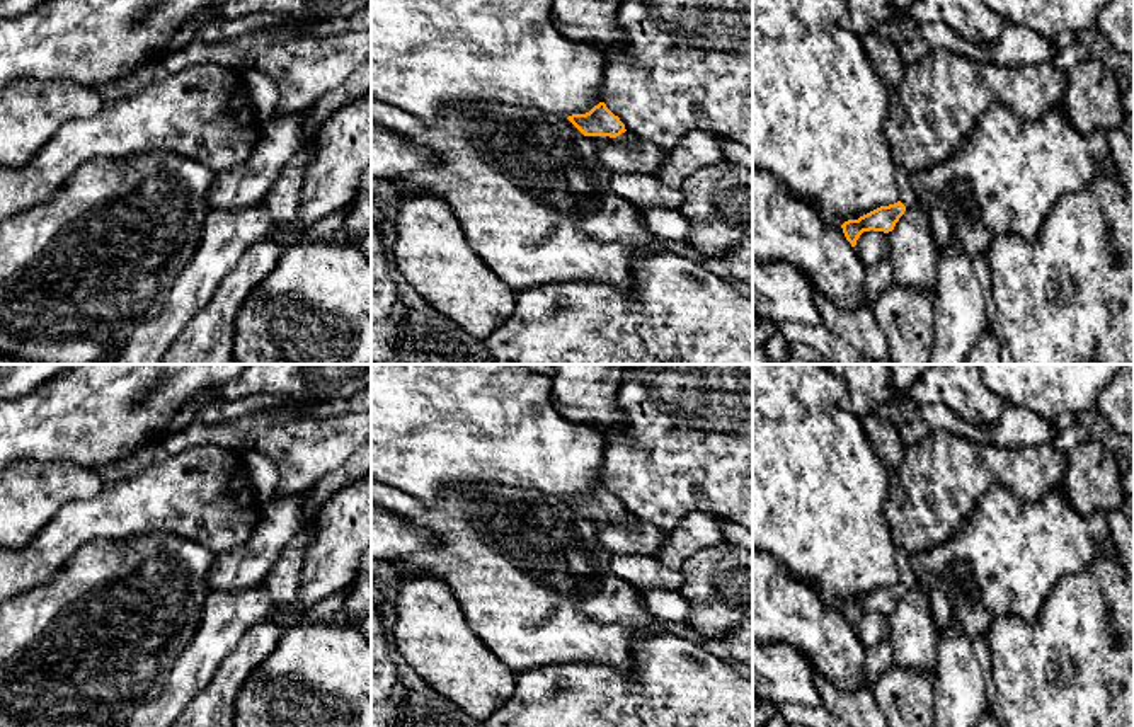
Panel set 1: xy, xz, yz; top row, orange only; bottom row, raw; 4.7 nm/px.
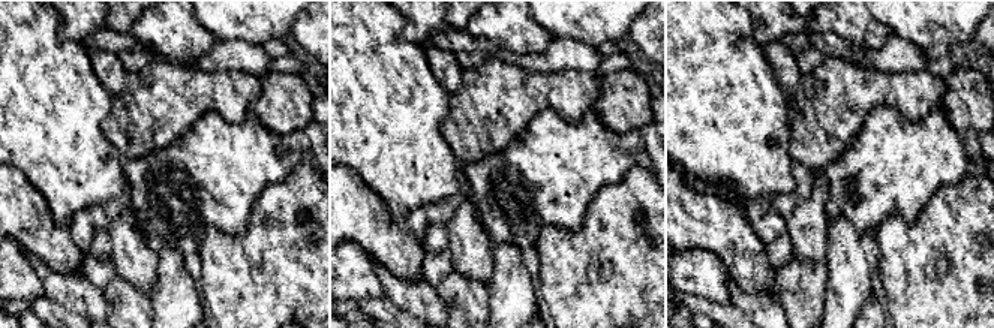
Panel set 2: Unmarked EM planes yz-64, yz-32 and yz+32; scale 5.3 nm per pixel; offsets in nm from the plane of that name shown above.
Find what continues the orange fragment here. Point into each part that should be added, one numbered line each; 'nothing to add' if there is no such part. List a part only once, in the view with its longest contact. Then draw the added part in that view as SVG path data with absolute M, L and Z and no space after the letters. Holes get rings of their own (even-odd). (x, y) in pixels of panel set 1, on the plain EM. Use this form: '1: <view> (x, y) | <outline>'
1: yz (908, 578) | M897 548L896 552L896 562L899 565L901 579L899 582L906 587L906 591L916 587L916 574L911 564L911 555L904 552L902 548Z

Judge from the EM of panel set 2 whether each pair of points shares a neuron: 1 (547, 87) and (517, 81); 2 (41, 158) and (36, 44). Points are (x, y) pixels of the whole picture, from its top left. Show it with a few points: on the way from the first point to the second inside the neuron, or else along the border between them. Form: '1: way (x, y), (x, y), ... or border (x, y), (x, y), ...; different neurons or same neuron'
1: way (540, 87), (525, 87); same neuron
2: way (41, 129), (41, 110), (36, 104), (36, 72); same neuron

